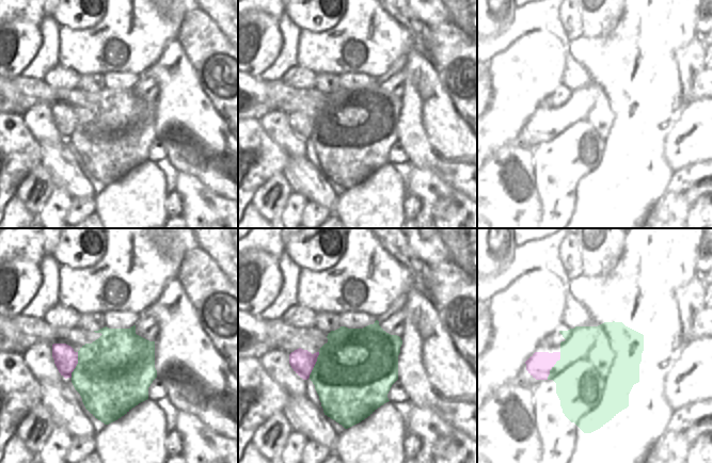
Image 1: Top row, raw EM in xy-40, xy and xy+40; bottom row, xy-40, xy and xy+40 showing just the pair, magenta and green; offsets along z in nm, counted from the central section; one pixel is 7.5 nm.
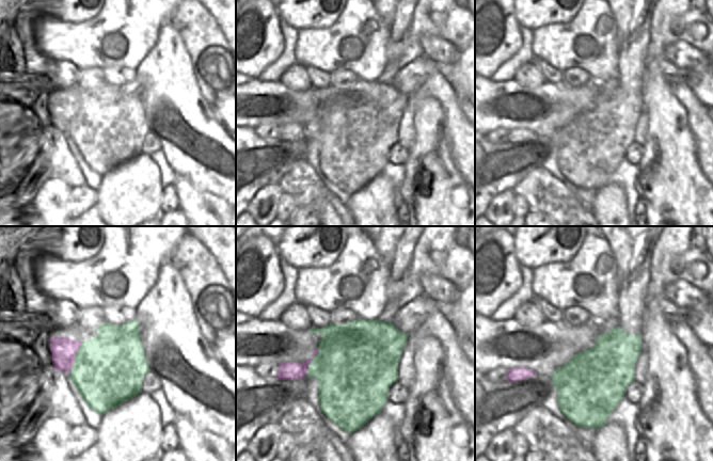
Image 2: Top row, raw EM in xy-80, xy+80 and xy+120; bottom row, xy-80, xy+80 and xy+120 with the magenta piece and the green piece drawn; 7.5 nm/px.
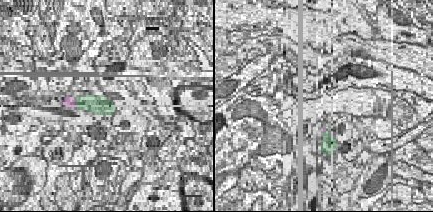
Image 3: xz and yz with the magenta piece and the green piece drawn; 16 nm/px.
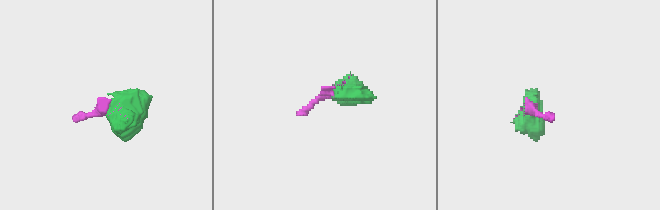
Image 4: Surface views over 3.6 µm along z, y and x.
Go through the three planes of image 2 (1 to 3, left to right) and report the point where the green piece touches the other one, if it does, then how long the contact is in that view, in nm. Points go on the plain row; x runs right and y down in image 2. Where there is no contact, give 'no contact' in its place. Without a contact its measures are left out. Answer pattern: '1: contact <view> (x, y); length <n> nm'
1: contact xy-80 (75, 118); length 260 nm
2: contact xy+80 (310, 125); length 240 nm
3: no contact

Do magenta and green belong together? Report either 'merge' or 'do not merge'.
do not merge

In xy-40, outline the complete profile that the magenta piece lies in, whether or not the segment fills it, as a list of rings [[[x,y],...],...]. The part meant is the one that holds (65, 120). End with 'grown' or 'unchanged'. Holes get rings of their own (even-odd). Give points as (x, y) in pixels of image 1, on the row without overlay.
[[[53,105],[52,118],[61,137],[65,140],[72,139],[72,133],[78,125],[78,113],[66,105]]]; unchanged

